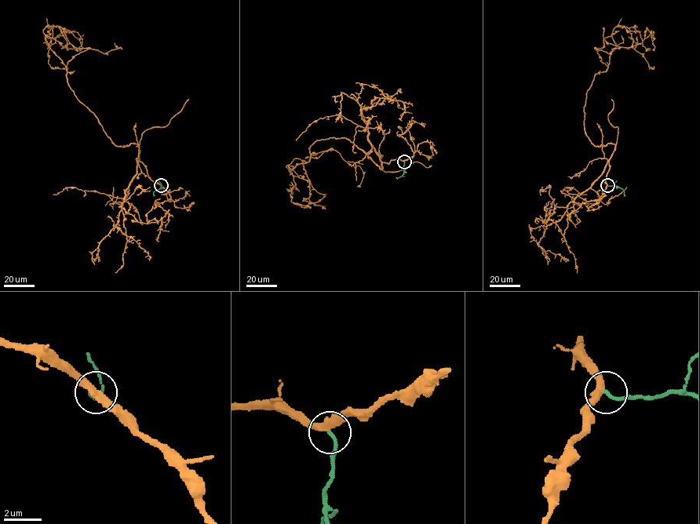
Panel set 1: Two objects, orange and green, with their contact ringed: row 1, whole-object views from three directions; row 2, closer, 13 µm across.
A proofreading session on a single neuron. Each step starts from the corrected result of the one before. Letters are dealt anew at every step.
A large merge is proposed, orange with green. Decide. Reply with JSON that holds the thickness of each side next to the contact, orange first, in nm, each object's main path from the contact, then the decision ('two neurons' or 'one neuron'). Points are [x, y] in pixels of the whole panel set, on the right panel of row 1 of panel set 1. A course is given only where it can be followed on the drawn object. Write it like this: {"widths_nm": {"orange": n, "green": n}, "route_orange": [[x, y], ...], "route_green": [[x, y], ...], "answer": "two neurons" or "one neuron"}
{"widths_nm": {"orange": 400, "green": 190}, "route_orange": [[607, 185], [615, 145], [595, 146], [584, 121], [616, 47], [605, 38], [629, 49], [647, 28], [654, 51]], "route_green": [[607, 185], [621, 187], [625, 195]], "answer": "one neuron"}

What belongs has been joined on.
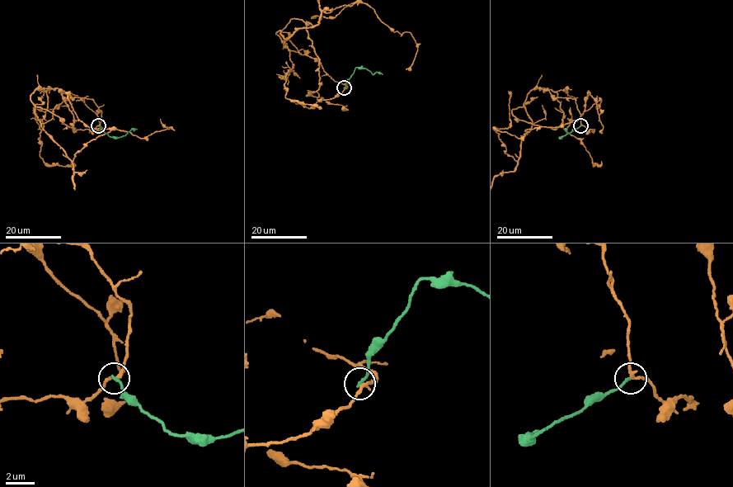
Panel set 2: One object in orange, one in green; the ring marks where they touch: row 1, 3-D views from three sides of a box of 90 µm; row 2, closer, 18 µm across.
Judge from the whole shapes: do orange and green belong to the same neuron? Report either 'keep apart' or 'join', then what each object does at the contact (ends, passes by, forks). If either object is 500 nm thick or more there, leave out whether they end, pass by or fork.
keep apart; orange passes by; green ends there

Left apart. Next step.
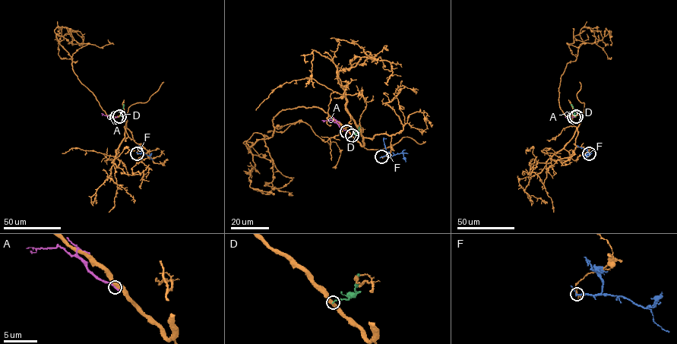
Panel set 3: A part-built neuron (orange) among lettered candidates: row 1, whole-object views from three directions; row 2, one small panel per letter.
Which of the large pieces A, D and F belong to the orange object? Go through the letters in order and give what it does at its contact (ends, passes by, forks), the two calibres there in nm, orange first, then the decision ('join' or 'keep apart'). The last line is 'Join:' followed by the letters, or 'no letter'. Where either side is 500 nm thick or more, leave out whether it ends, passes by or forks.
A: 500/320 nm | keep apart
D: it ends | 440/160 nm | keep apart
F: it passes by | 260/170 nm | keep apart
Join: no letter

